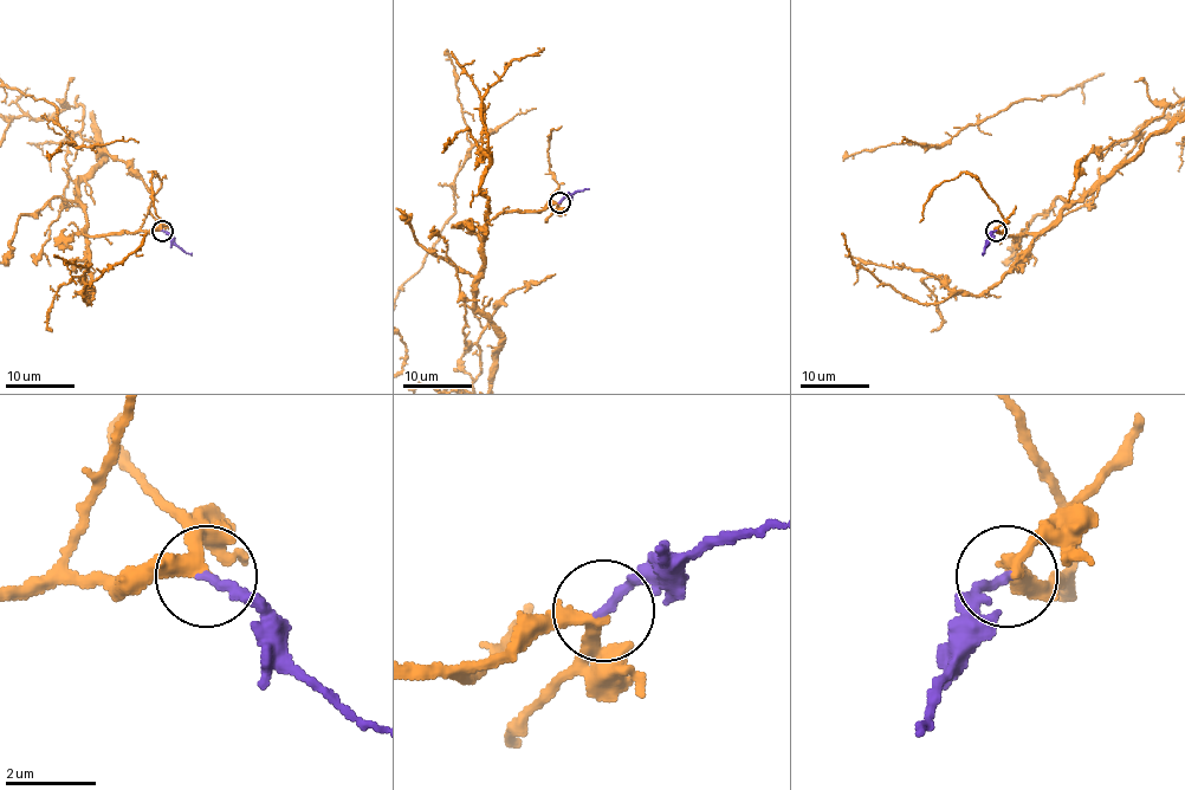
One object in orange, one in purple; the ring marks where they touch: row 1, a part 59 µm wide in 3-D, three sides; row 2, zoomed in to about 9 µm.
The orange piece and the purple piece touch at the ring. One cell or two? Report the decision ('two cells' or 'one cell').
one cell

